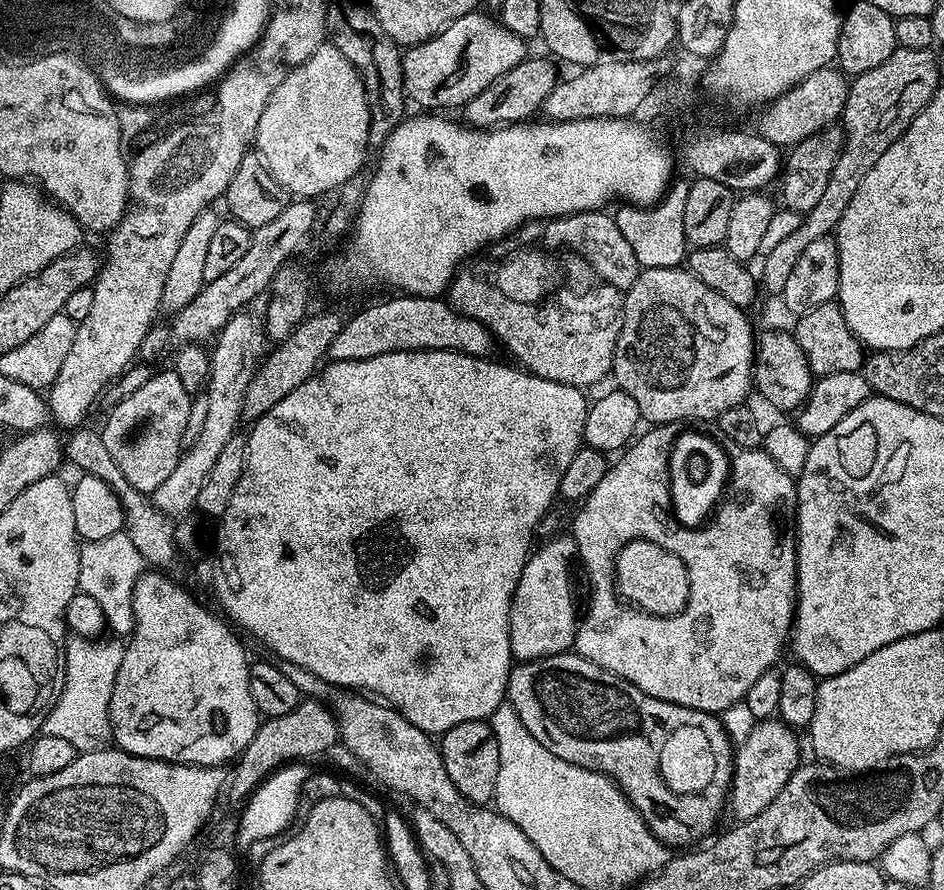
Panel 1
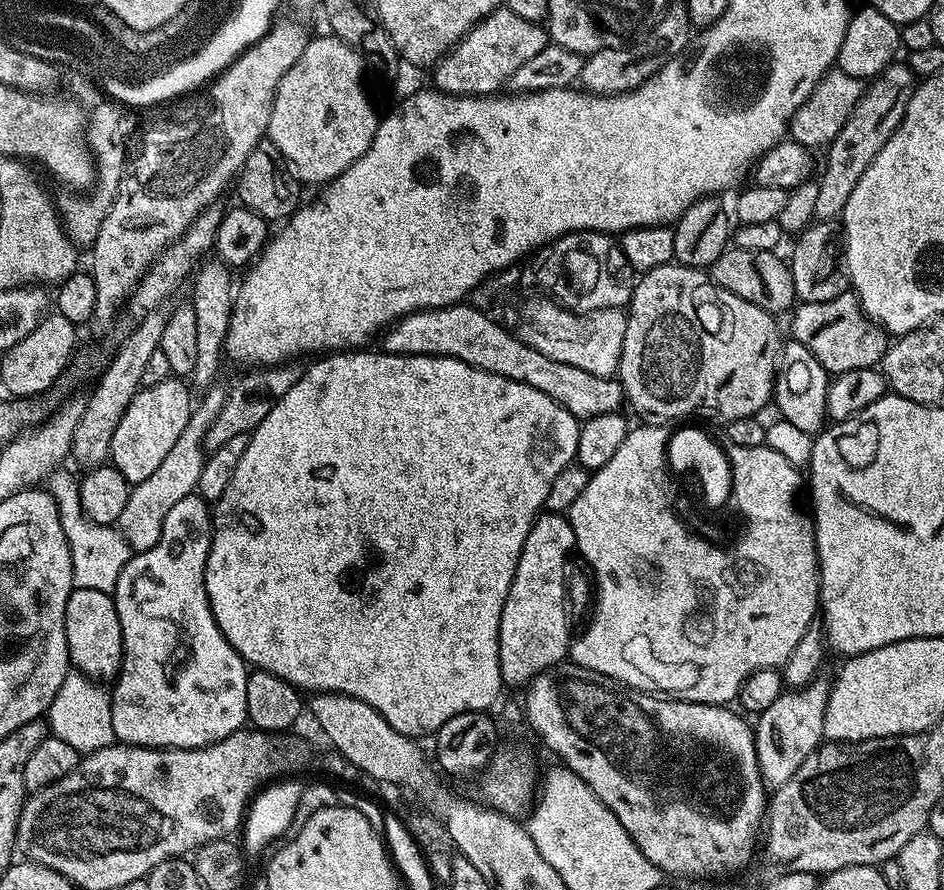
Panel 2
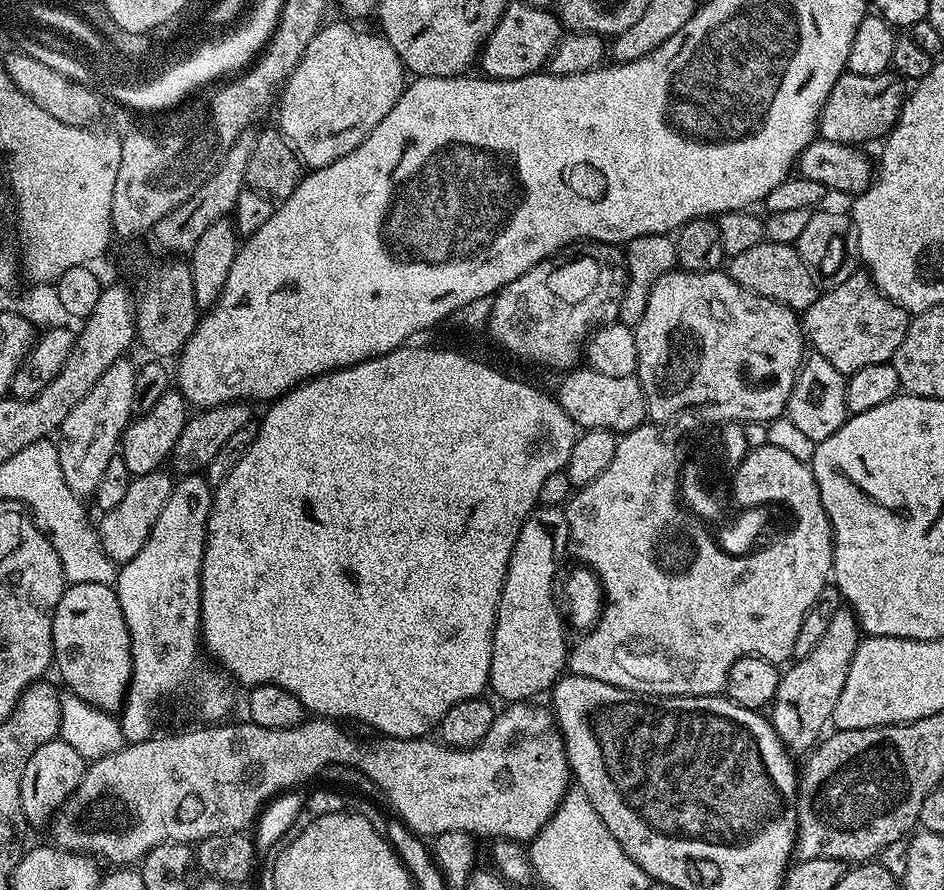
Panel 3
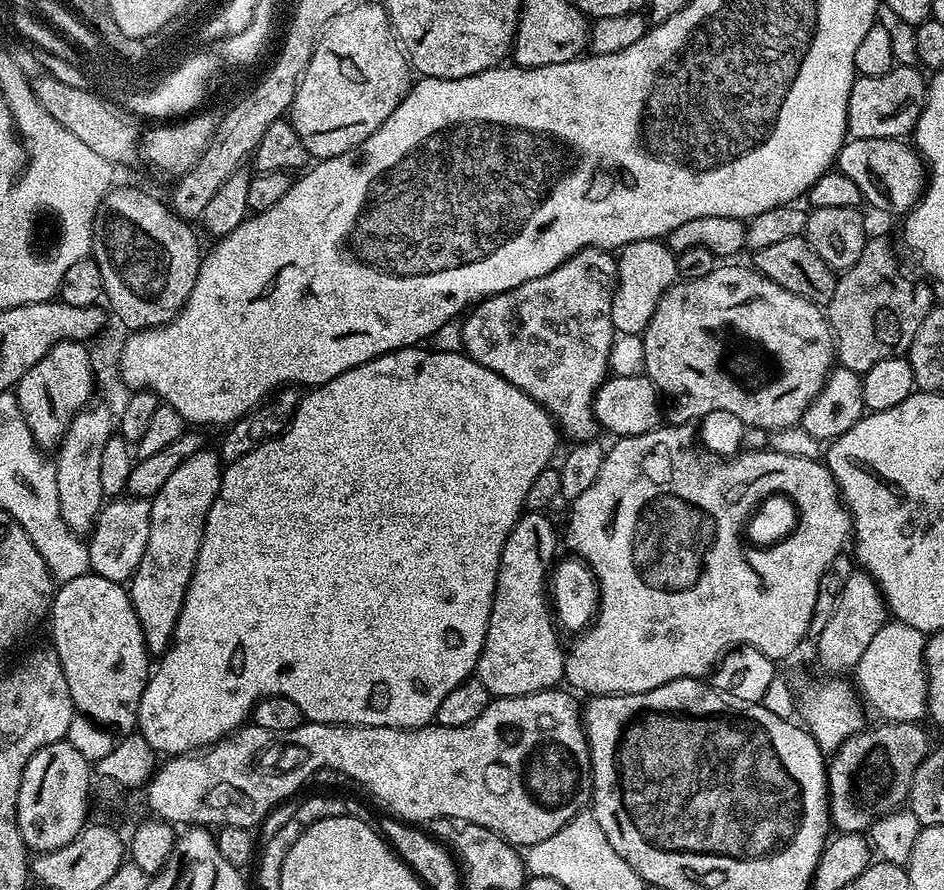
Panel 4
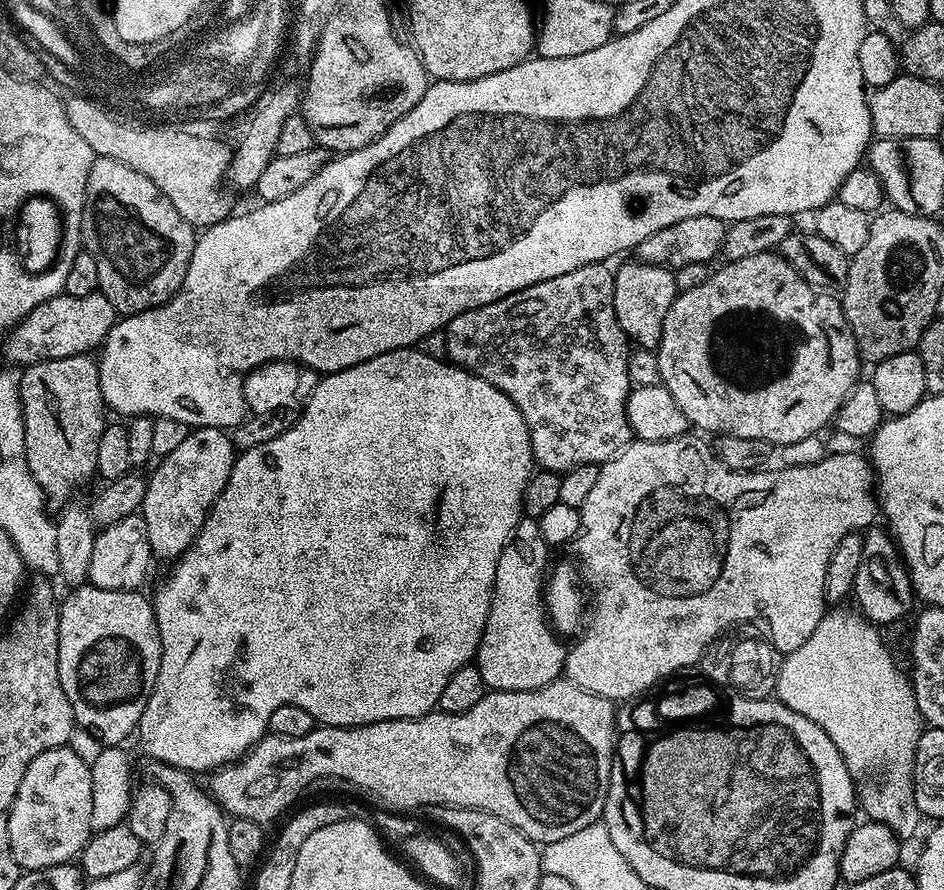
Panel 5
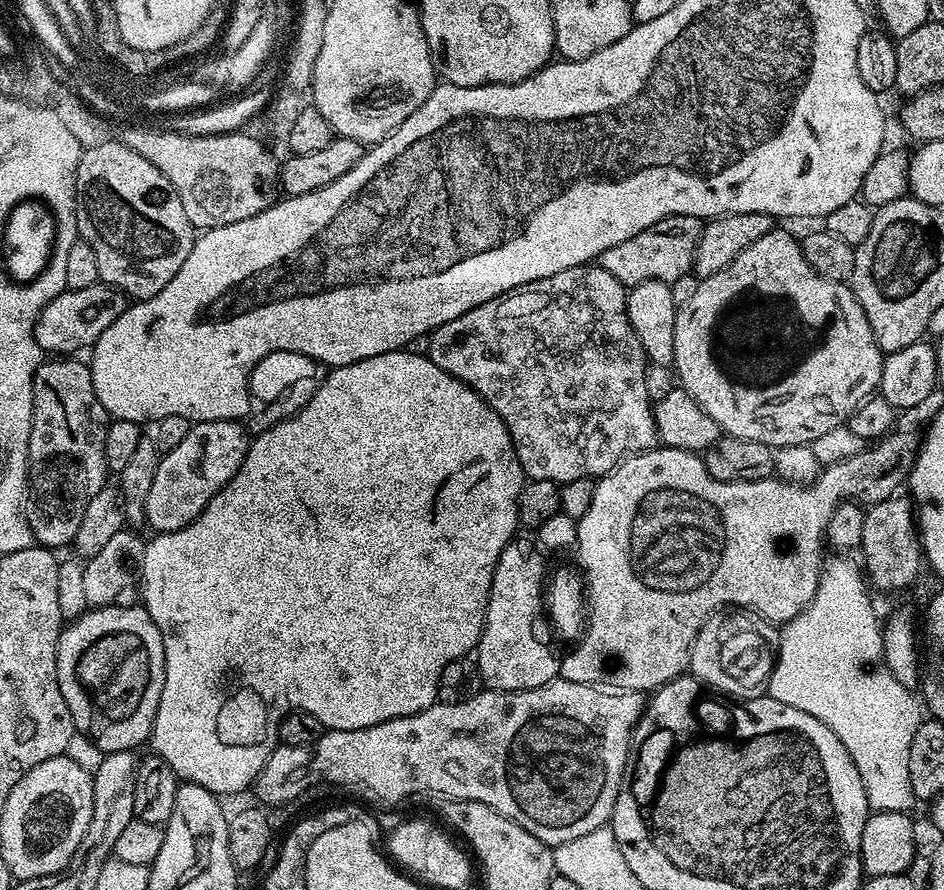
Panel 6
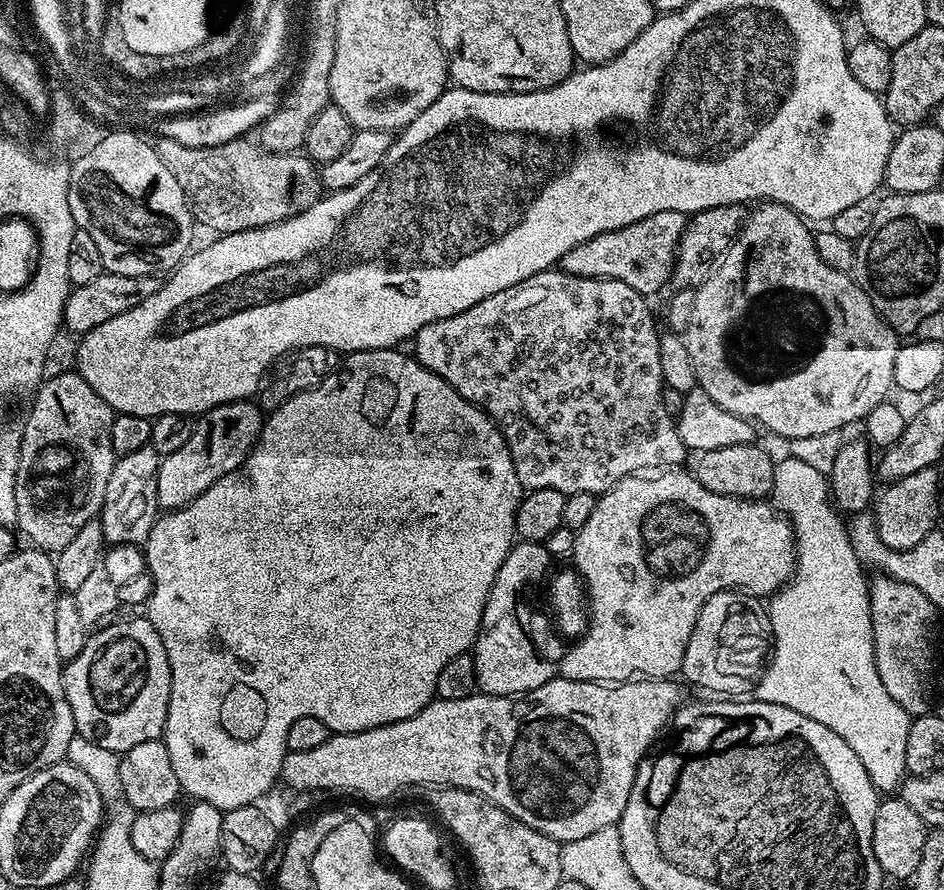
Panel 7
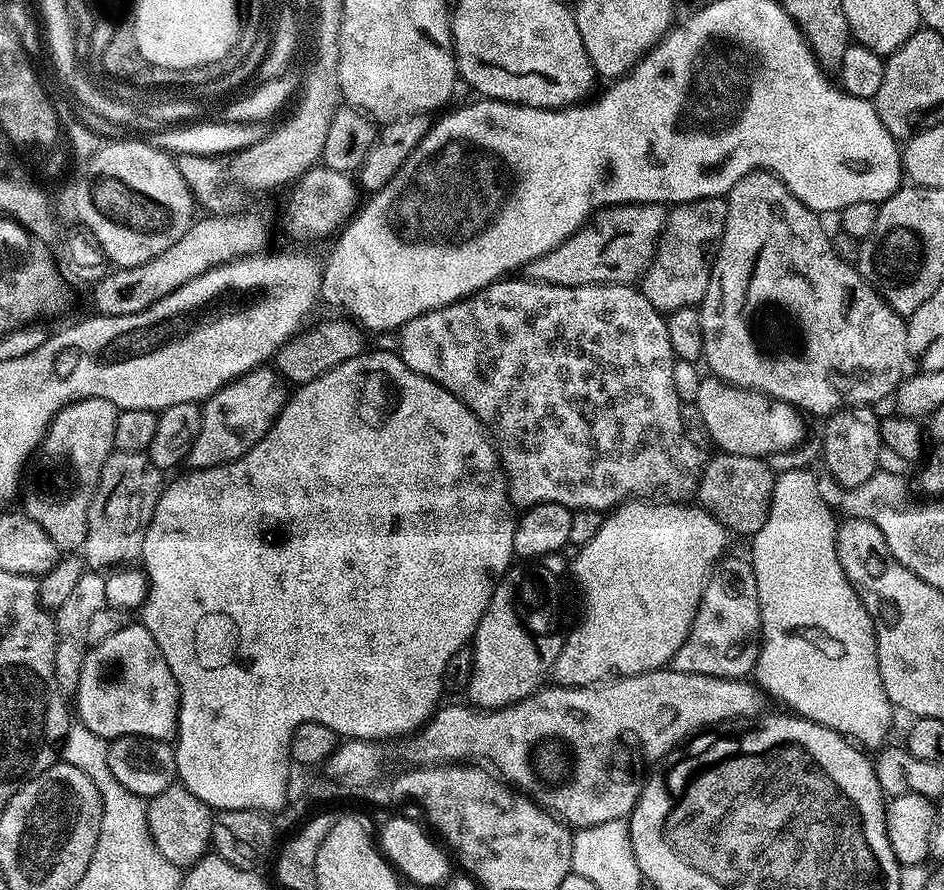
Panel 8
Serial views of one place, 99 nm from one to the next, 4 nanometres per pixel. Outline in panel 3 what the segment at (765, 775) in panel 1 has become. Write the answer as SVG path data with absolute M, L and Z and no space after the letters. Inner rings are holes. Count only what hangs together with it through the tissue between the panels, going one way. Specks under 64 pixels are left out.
M841 606L837 608L834 618L830 618L830 626L822 634L818 646L781 671L776 699L770 705L770 719L772 729L780 735L789 752L807 753L816 747L825 731L823 728L829 727L834 706L838 706L838 694L842 694L842 686L846 686L846 674L850 674L850 662L854 662L854 650L861 639L855 612Z

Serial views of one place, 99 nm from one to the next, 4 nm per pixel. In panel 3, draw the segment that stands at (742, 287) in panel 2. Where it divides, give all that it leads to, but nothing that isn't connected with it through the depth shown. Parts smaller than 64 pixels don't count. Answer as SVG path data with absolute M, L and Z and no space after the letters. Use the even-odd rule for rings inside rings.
M765 242L750 246L750 250L731 256L727 261L726 271L734 282L738 282L738 286L793 310L809 308L818 295L817 277L804 265L795 246L790 244Z

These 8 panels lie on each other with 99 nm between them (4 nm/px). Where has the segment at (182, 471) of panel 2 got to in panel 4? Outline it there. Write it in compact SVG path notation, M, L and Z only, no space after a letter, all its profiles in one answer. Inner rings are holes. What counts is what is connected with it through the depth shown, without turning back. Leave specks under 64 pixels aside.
M123 495L105 503L100 512L96 515L90 535L87 537L88 546L88 567L102 578L119 580L121 582L131 581L132 576L138 570L138 562L142 562L142 554L146 554L148 535L150 534L150 510L152 509L151 499L143 496Z

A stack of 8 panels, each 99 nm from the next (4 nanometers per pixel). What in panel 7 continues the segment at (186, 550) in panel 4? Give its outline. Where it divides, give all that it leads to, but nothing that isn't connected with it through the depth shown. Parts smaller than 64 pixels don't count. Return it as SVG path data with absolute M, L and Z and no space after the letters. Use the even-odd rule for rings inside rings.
M251 399L235 400L203 413L193 423L190 439L174 454L163 457L158 466L157 505L161 509L185 508L198 494L210 490L218 478L230 474L256 447L262 427L262 408Z

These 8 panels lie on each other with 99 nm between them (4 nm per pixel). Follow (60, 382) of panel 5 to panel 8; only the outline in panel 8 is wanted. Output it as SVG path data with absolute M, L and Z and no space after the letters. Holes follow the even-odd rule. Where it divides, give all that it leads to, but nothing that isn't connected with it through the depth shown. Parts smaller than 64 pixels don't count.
M106 398L73 400L62 410L58 410L58 414L50 422L47 434L40 441L38 455L22 488L22 510L30 518L34 518L34 522L38 522L38 526L42 526L46 534L50 534L50 538L59 546L61 553L75 553L83 549L86 542L90 502L94 498L94 490L98 490L102 466L114 451L114 422L118 422L118 410L110 402L106 402Z

